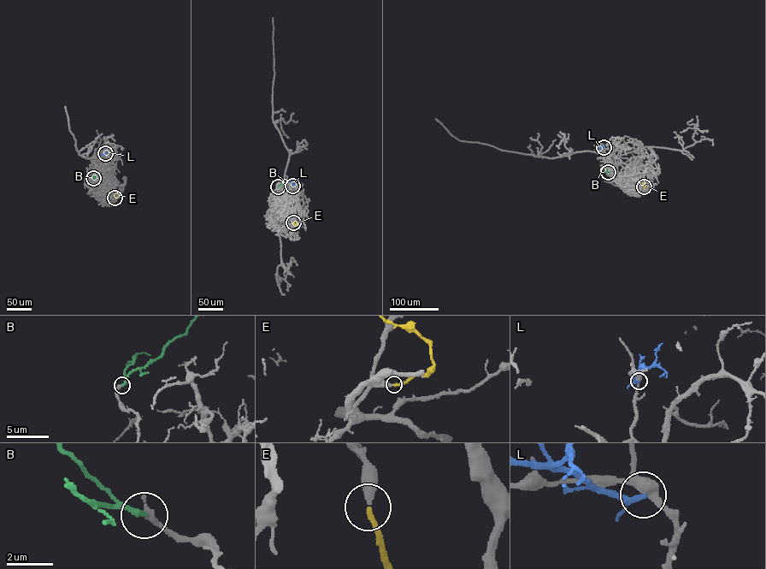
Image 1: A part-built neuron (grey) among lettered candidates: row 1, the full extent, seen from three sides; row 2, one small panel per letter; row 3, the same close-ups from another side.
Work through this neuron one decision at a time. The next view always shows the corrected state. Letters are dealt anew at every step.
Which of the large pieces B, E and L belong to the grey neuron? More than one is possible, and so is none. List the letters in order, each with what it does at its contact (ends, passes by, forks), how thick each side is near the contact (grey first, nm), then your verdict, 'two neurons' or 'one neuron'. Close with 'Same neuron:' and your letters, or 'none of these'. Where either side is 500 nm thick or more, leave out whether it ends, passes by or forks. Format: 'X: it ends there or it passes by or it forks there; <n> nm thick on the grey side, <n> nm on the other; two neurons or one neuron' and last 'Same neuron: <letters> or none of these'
B: it ends there; 320 nm thick on the grey side, 220 nm on the other; two neurons
E: it ends there; 420 nm thick on the grey side, 240 nm on the other; one neuron
L: it passes by; 360 nm thick on the grey side, 170 nm on the other; two neurons
Same neuron: E

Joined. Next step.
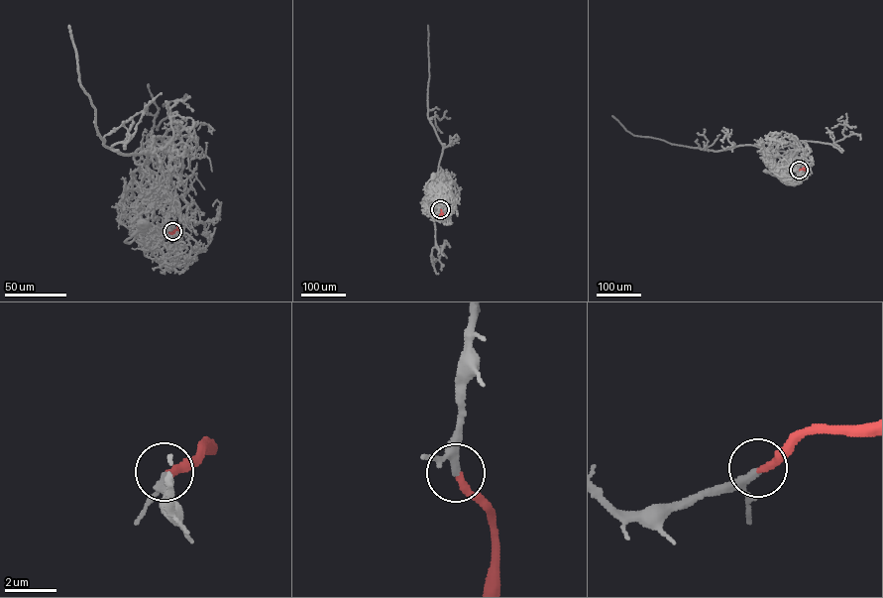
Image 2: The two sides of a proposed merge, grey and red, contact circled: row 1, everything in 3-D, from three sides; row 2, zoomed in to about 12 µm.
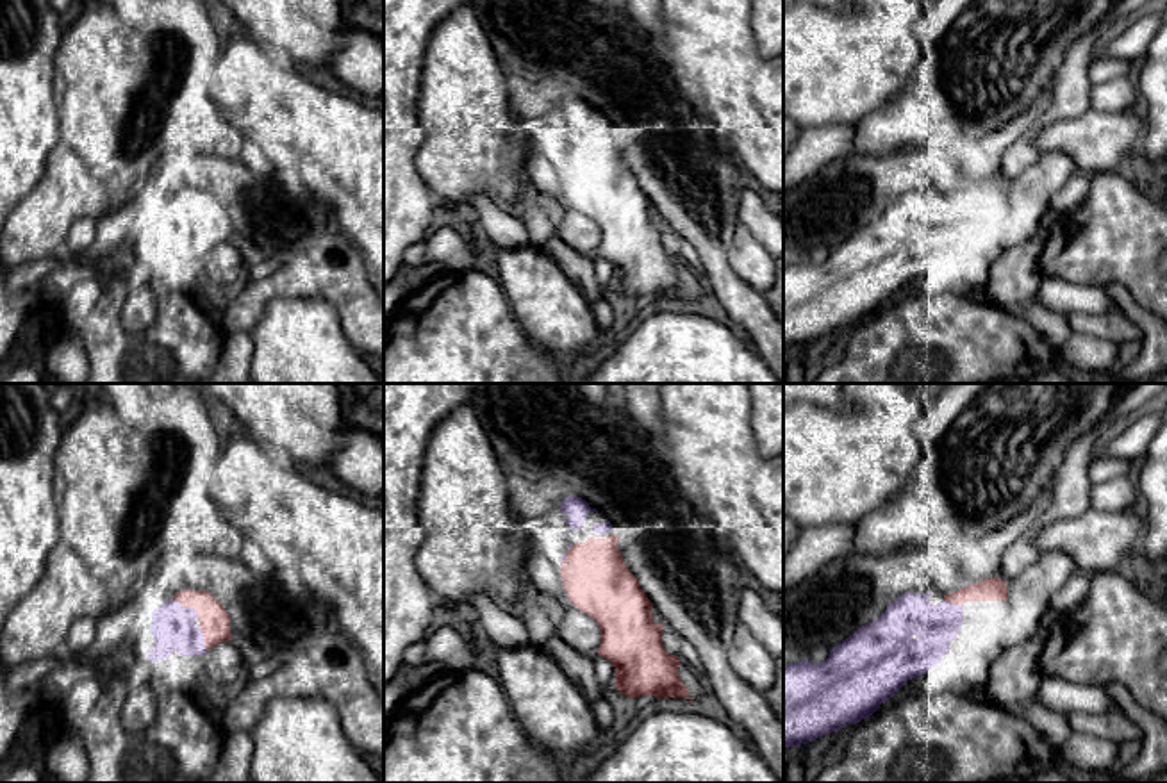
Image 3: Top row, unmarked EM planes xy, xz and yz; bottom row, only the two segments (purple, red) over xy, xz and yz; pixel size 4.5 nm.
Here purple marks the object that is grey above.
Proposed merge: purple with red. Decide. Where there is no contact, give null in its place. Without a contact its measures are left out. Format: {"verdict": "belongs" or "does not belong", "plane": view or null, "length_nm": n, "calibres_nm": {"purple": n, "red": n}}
{"verdict": "belongs", "plane": "xy", "length_nm": 150, "calibres_nm": {"purple": 200, "red": 140}}

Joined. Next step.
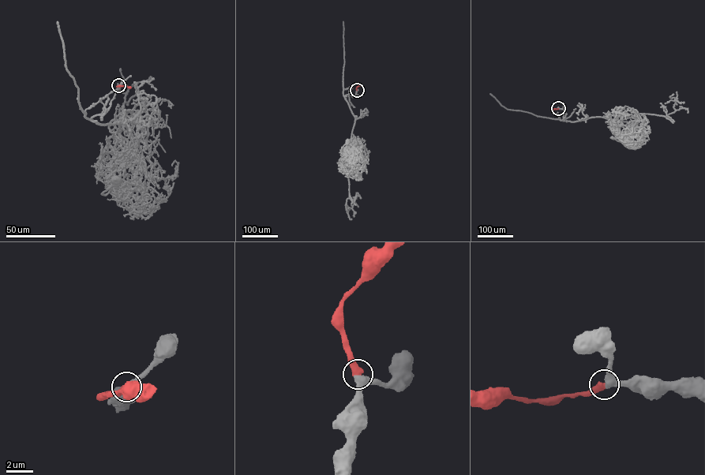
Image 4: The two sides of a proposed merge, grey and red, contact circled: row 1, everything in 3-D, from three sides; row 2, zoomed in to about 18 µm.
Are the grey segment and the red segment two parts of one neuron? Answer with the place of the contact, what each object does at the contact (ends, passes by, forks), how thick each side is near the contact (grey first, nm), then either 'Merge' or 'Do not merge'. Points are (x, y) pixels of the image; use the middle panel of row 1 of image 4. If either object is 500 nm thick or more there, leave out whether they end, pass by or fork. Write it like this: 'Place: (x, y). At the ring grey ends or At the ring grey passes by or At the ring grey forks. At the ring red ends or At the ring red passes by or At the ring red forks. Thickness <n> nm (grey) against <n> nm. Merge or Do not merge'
Place: (357, 90). Thickness 440 nm (grey) against 500 nm. Merge

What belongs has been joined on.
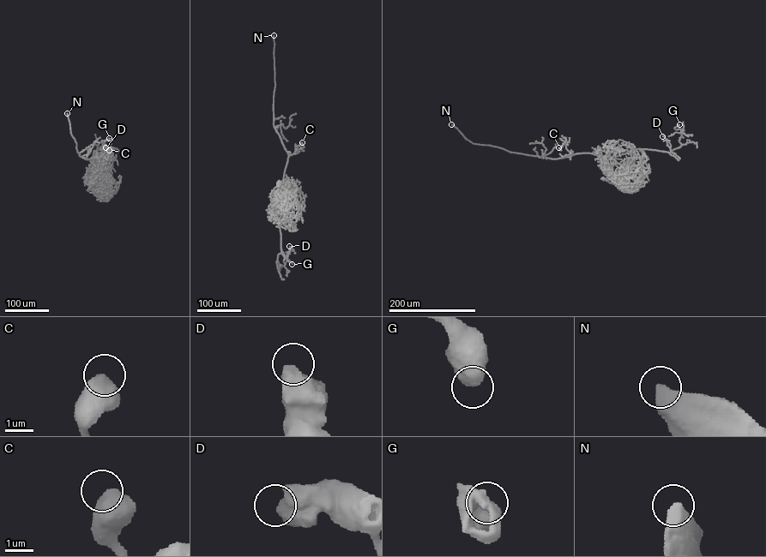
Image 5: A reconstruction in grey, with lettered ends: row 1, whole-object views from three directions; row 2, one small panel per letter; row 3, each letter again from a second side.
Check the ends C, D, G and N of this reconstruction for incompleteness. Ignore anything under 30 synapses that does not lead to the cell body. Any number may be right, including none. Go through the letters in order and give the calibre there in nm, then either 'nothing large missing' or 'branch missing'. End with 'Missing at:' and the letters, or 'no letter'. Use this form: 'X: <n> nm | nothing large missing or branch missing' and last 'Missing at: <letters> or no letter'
C: 650 nm | nothing large missing
D: 700 nm | nothing large missing
G: 500 nm | nothing large missing
N: 550 nm | branch missing
Missing at: N

